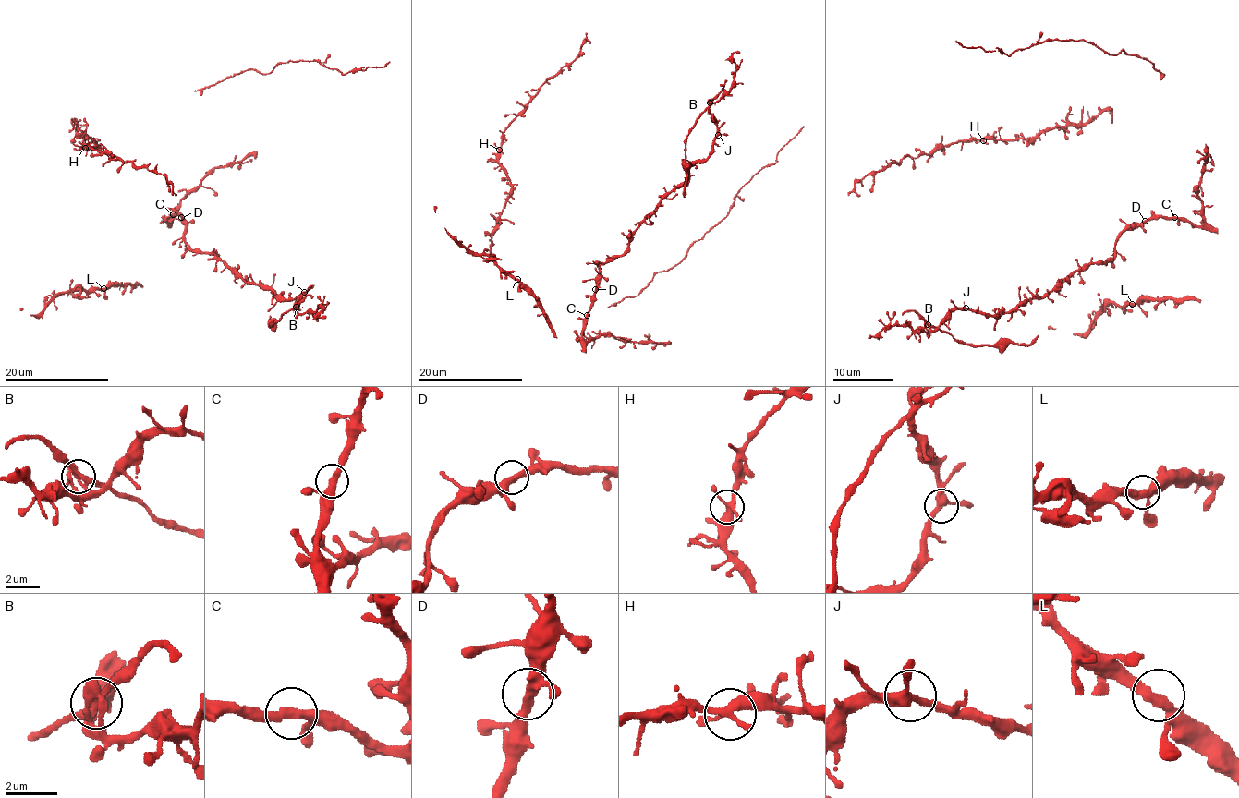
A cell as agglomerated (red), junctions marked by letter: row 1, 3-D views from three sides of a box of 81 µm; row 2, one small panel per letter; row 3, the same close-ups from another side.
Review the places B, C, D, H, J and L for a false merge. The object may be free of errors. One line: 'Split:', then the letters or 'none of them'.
Split: B

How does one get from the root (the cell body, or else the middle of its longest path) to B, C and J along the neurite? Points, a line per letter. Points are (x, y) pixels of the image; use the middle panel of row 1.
B: (588, 342), (582, 330), (598, 264), (617, 258), (638, 223), (709, 155), (717, 135), (710, 102)
C: (588, 342), (582, 336), (587, 315)
J: (588, 342), (582, 330), (598, 264), (625, 250), (631, 233), (685, 181), (688, 169), (709, 155), (718, 135)

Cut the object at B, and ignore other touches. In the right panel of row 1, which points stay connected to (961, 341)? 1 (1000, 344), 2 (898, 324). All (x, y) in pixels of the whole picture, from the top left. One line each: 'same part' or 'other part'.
1: same part
2: other part

